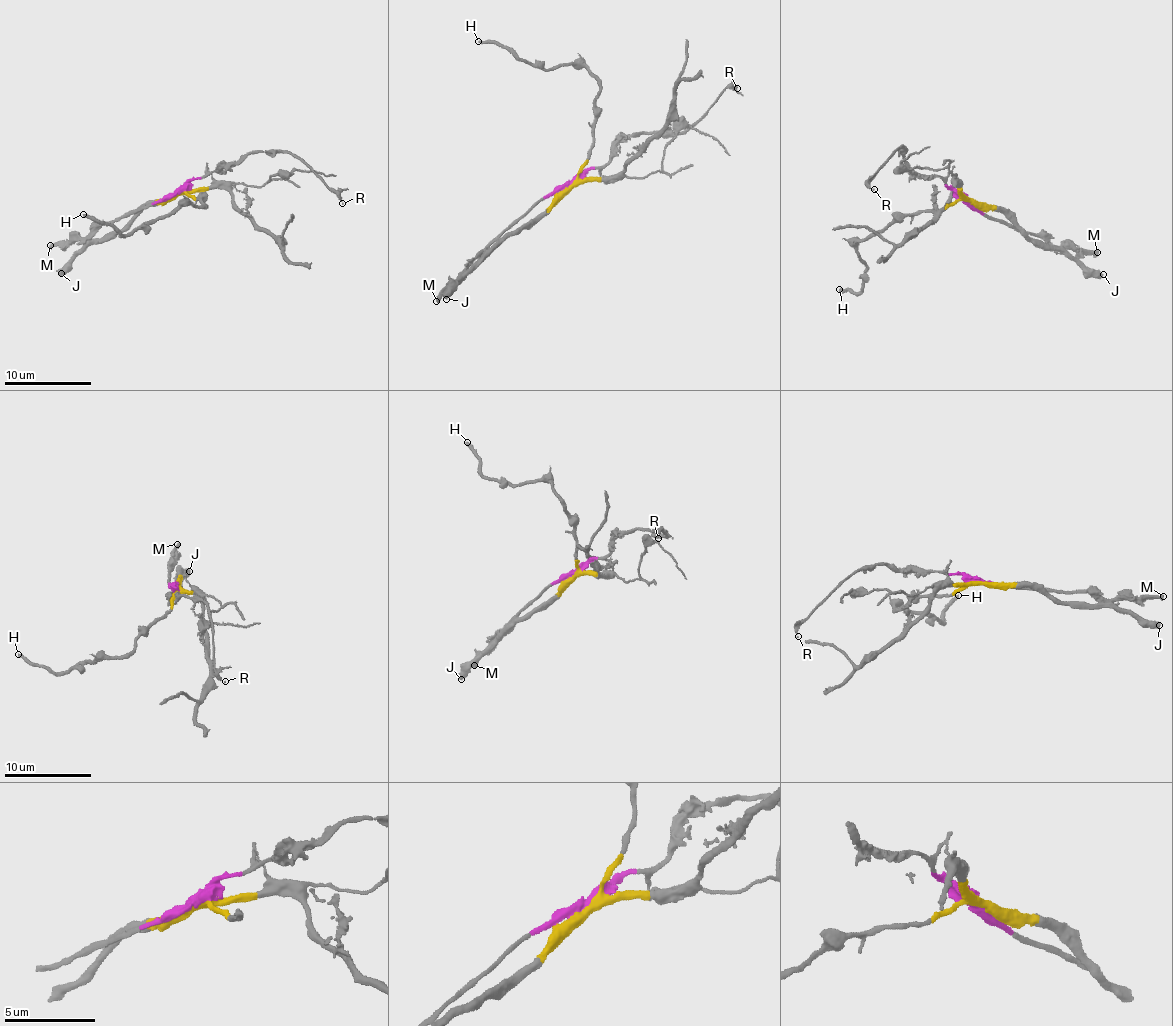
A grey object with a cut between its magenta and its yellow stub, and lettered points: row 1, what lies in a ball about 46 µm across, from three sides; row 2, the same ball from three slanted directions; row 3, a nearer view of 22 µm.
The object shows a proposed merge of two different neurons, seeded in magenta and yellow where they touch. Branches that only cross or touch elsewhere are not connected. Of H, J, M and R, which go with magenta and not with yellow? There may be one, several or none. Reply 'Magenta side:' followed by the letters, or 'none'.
Magenta side: M, R

